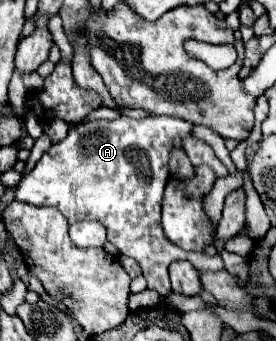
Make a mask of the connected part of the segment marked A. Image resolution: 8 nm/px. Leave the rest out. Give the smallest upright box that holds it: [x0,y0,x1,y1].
[16,116,224,296]

